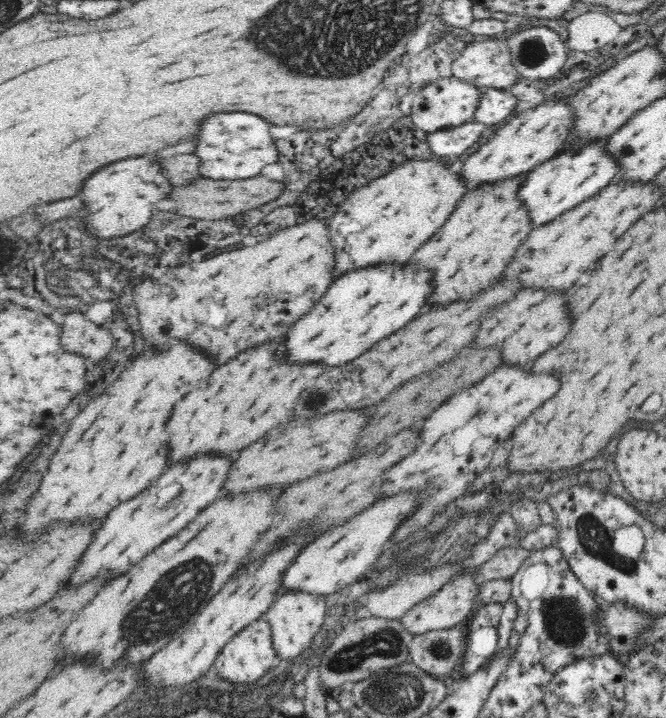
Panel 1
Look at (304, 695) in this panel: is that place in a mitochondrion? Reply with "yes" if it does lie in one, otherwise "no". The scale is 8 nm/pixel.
no

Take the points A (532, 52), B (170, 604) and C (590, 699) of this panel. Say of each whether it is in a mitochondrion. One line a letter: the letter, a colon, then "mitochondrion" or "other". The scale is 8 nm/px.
A: mitochondrion
B: mitochondrion
C: mitochondrion

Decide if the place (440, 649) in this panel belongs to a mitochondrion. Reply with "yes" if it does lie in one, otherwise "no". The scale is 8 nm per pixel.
yes

